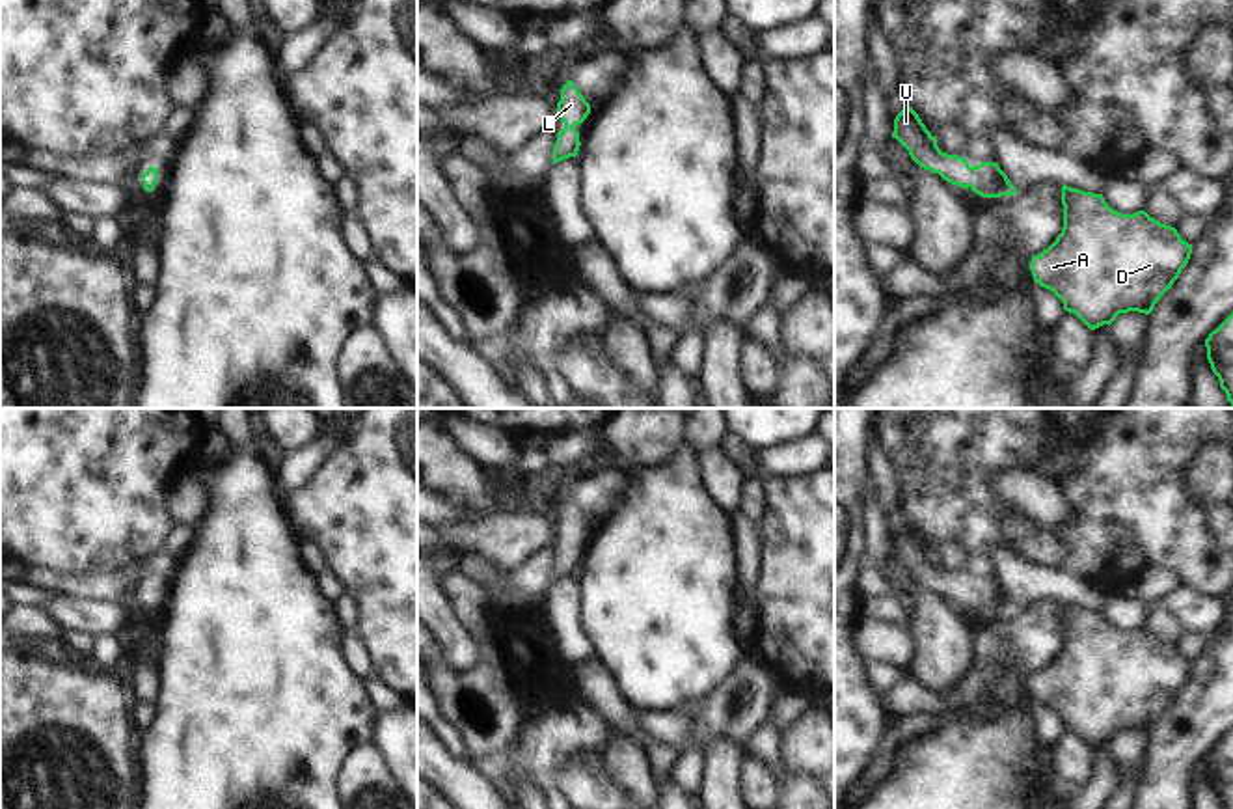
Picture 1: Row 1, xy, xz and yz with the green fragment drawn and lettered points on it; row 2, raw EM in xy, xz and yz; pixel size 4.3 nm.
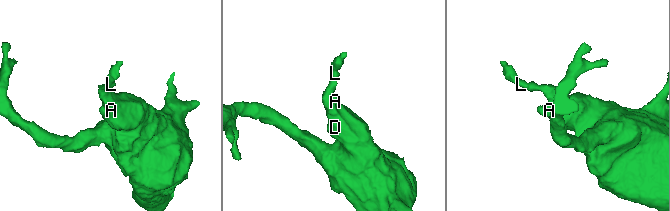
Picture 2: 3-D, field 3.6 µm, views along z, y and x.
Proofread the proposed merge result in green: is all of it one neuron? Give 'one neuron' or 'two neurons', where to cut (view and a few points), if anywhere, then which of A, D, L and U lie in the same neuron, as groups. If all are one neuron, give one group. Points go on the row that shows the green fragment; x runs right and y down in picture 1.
one neuron; no cut; A D L U

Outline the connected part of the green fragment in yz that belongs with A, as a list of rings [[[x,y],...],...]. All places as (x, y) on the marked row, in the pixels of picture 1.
[[[1062,186],[1064,227],[1039,255],[1032,255],[1034,281],[1052,291],[1064,309],[1075,313],[1090,330],[1112,324],[1119,313],[1149,315],[1186,267],[1192,244],[1175,227],[1160,224],[1145,211],[1123,214],[1103,194]]]

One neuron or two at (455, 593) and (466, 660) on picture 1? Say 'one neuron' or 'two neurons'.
two neurons

